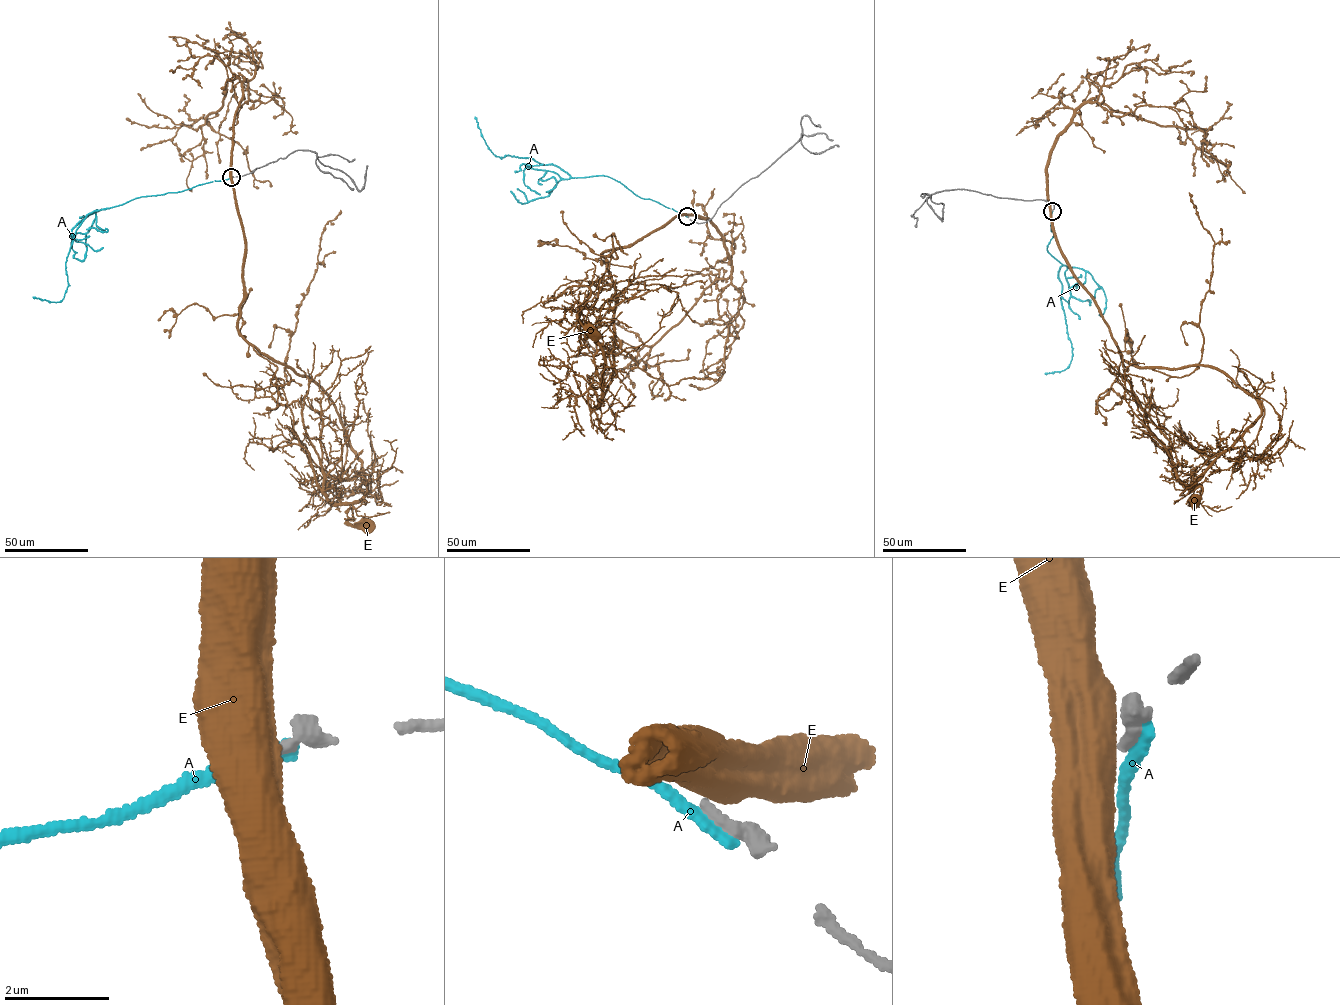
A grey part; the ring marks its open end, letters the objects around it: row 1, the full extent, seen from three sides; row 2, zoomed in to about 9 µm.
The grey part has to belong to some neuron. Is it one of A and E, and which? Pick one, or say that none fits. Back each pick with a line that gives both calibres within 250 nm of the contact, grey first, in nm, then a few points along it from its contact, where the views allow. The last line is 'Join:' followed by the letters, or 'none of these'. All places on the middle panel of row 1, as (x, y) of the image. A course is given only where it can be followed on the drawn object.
Join: none of these

